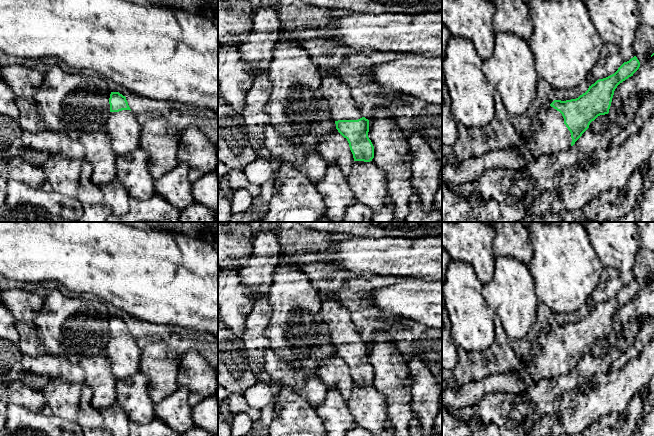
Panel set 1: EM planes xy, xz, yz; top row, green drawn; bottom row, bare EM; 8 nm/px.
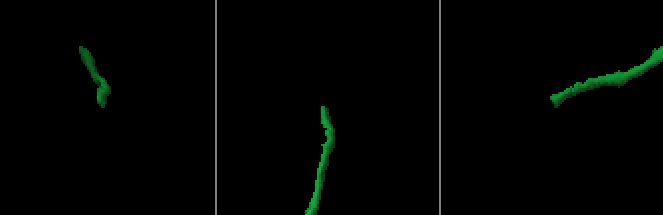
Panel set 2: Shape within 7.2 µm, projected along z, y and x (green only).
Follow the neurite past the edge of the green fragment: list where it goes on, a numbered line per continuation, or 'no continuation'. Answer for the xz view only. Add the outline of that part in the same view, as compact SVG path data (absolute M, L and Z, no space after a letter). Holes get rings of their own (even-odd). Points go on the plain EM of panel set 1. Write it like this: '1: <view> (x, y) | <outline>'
1: xz (337, 317) | M335 295L322 298L320 314L329 328L334 345L358 344L363 341L351 320L349 310L335 298Z

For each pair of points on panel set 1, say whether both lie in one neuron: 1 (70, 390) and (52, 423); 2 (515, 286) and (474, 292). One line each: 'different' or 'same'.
1: different
2: different

